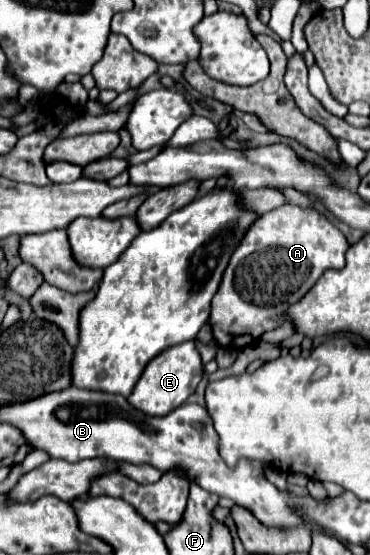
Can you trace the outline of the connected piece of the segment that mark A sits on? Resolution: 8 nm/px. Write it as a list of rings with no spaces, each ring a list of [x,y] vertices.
[[[283,204],[261,214],[233,250],[221,286],[211,302],[209,324],[213,326],[217,344],[243,348],[257,342],[263,332],[283,324],[285,318],[281,318],[281,314],[285,314],[289,304],[311,290],[323,270],[345,266],[347,248],[349,244],[343,232],[317,210]]]

